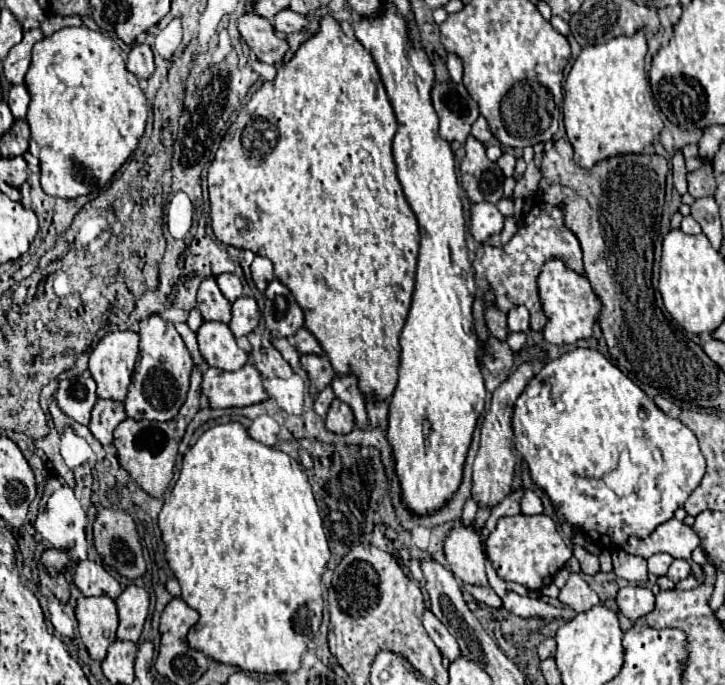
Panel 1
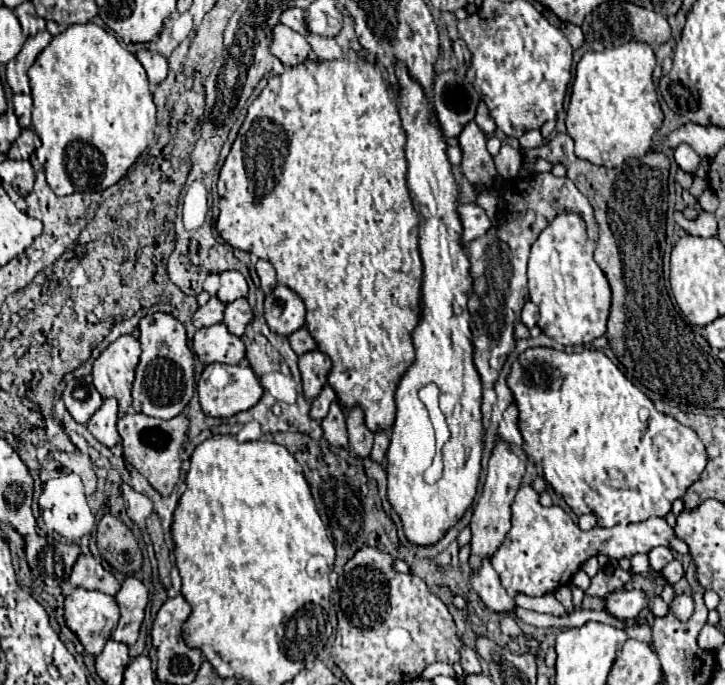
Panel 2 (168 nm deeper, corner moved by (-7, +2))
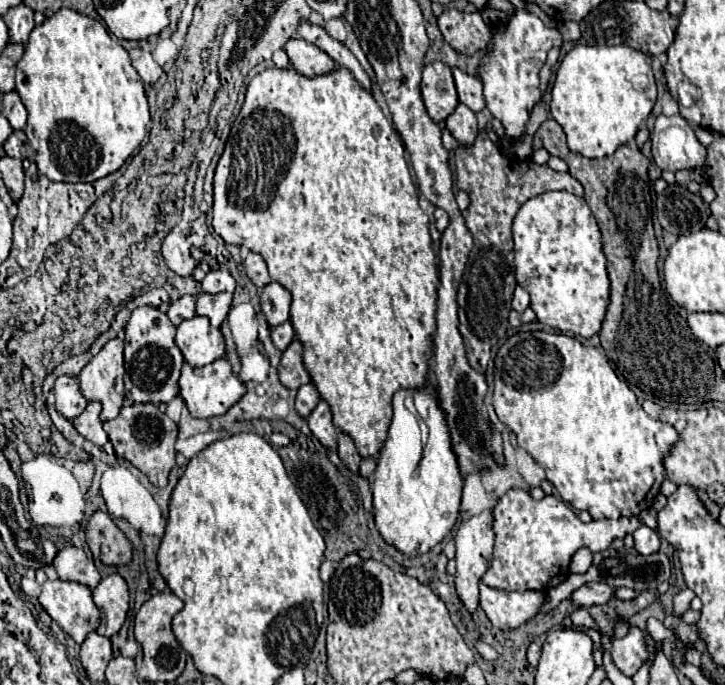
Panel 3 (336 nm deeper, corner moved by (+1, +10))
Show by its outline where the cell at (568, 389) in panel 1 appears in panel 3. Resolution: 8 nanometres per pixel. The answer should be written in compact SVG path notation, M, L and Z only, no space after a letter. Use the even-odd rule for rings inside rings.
M538 330L538 332L518 332L518 334L510 336L500 346L500 350L494 358L494 364L496 364L496 368L494 368L494 384L496 384L496 388L494 388L494 410L496 410L498 418L516 434L518 446L524 448L546 470L546 478L556 486L556 490L558 490L558 494L564 502L568 502L576 510L588 510L594 520L620 518L620 516L630 516L630 514L636 516L640 510L644 510L652 504L652 500L660 492L660 484L664 480L662 458L668 454L672 444L678 440L678 432L670 424L654 420L642 410L642 406L636 400L636 394L628 388L628 384L624 380L620 380L616 376L616 372L610 368L608 358L604 354L600 354L596 348L582 346L582 342L572 338L572 336L550 334L550 332L540 332Z

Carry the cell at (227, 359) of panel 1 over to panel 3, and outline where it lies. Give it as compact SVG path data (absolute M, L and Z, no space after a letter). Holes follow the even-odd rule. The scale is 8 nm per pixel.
M204 316L184 320L178 326L174 342L182 350L184 360L198 368L224 356L222 332L218 328L212 328L210 320Z

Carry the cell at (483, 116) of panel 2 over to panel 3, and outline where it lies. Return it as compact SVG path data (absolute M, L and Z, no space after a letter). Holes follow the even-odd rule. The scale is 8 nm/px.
M452 68L452 76L456 82L458 100L466 104L472 112L480 112L486 106L484 94L482 94L482 80L478 76L470 76L462 72L460 68Z

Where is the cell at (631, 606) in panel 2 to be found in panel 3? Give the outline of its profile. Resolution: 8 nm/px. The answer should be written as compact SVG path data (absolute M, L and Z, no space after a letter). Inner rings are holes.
M592 582L592 584L584 584L584 588L576 588L576 592L572 592L570 600L580 608L588 608L594 604L606 604L612 598L612 592L614 590L608 584Z

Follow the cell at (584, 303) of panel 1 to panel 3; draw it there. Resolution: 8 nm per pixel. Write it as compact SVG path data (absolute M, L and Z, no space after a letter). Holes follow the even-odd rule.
M544 192L526 200L512 222L516 282L530 294L530 308L538 320L558 332L590 338L600 332L610 302L610 278L606 272L606 256L602 250L600 228L584 198L570 192Z

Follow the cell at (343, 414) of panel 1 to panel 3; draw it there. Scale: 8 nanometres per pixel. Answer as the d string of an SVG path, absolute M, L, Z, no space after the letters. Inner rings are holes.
M320 400L320 404L308 416L308 426L310 426L312 434L320 440L322 446L336 450L336 428L332 424L330 406L324 400Z

